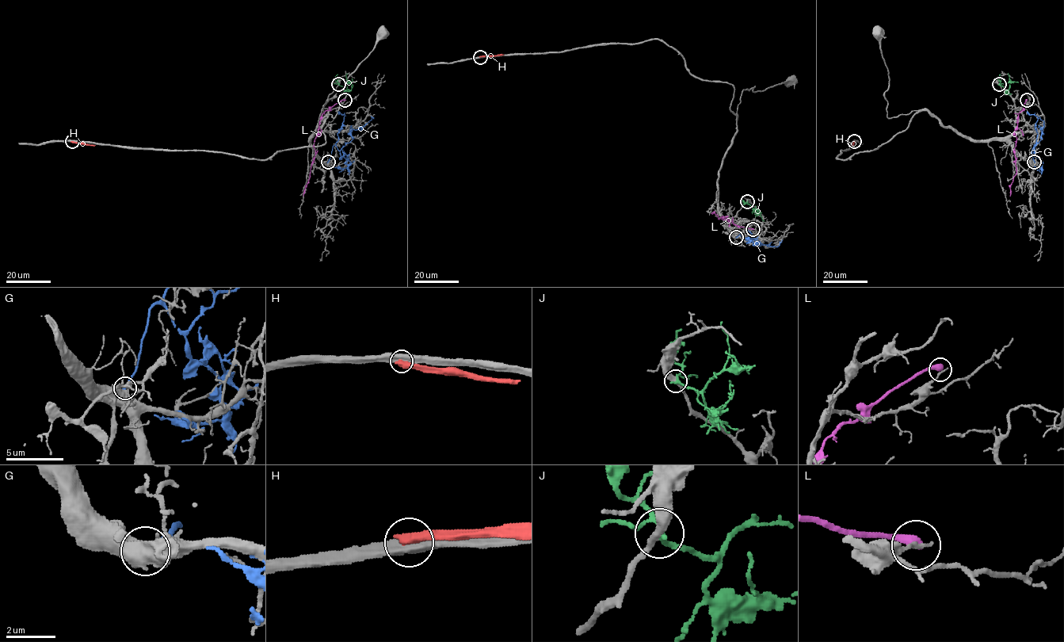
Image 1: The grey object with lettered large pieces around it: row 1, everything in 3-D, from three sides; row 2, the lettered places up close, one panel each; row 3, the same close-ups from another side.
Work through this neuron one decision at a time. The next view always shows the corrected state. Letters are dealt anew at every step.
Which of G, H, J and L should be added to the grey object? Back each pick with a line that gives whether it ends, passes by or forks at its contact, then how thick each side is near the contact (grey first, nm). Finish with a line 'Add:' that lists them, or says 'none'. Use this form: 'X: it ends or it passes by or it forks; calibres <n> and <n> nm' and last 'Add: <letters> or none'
Add: none

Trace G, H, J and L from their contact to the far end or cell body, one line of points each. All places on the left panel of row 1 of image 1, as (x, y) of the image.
G: (328, 162), (333, 147), (340, 150), (352, 139), (352, 130), (363, 128), (373, 117)
H: (72, 141), (95, 145)
J: (338, 84), (344, 86), (348, 82), (356, 82)
L: (345, 100), (339, 101), (322, 115), (318, 135), (313, 145), (315, 153), (303, 196)

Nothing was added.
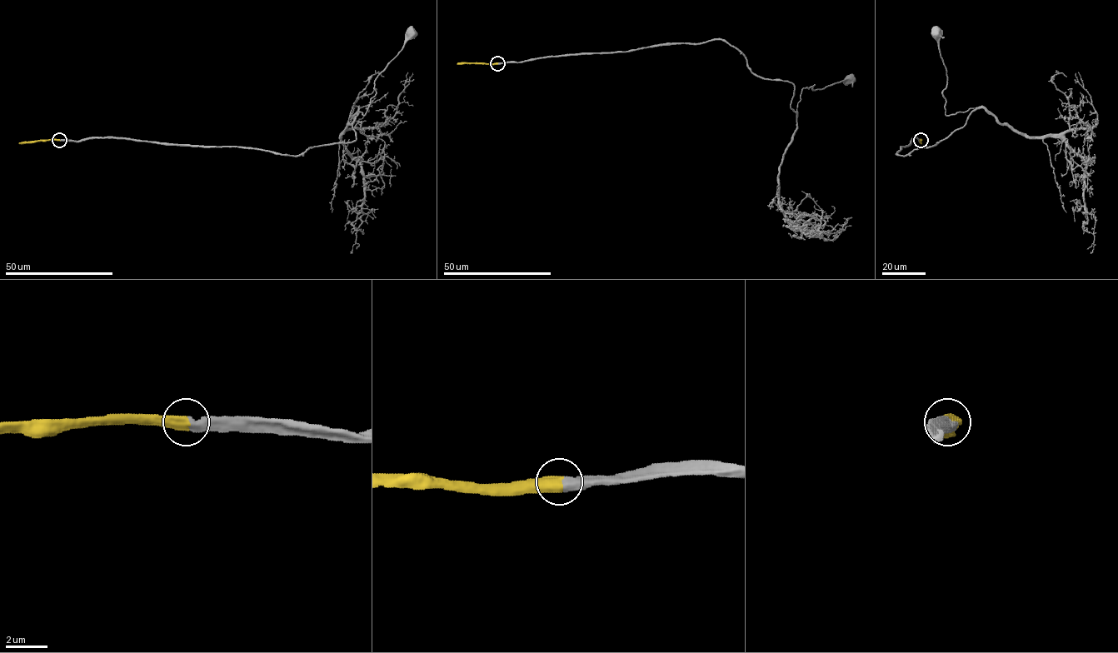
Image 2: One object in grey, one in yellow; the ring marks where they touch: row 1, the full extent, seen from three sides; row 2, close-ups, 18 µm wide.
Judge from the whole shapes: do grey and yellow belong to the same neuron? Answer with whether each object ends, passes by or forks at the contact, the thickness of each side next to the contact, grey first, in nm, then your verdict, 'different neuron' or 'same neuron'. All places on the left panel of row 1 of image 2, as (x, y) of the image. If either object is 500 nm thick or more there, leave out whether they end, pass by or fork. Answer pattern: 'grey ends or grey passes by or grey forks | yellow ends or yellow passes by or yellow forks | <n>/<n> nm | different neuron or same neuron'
480/600 nm | same neuron

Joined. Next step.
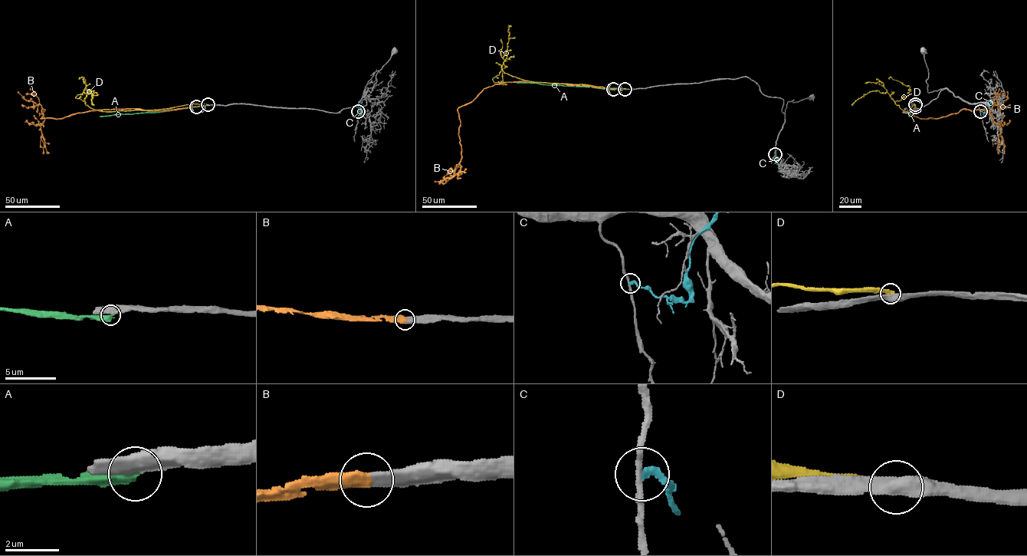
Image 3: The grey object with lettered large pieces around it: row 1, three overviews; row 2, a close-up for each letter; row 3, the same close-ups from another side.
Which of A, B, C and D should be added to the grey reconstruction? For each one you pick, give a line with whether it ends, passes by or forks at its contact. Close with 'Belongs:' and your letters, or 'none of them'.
B: it ends there
Belongs: B

